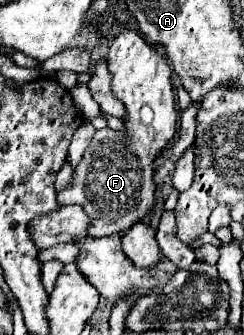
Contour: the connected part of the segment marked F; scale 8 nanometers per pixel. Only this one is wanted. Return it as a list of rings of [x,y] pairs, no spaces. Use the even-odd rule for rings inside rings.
[[[123,29],[109,47],[111,91],[123,103],[123,133],[95,131],[89,149],[73,169],[71,183],[59,193],[59,205],[81,205],[93,219],[89,223],[91,237],[107,237],[129,231],[135,223],[143,223],[155,209],[153,163],[157,155],[173,141],[177,131],[177,109],[171,87],[171,65],[163,49],[149,45],[141,33]]]

